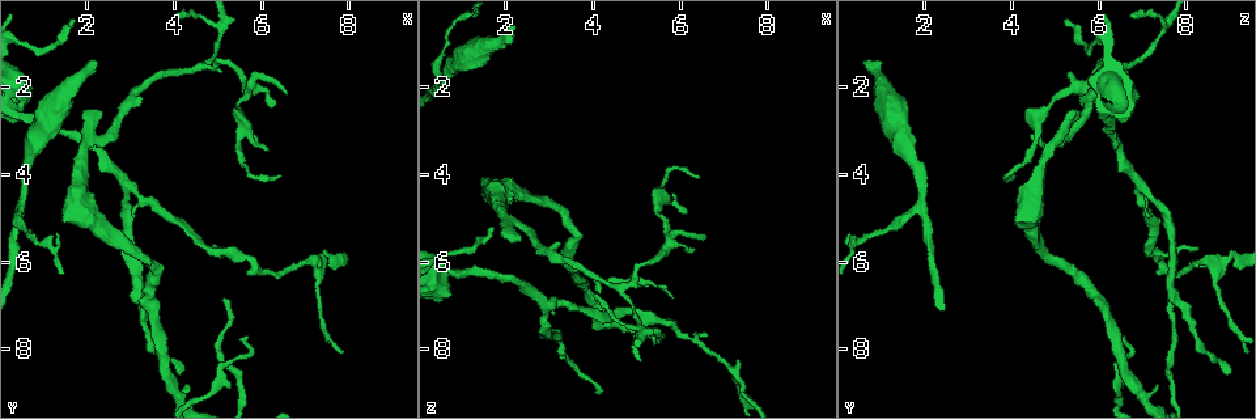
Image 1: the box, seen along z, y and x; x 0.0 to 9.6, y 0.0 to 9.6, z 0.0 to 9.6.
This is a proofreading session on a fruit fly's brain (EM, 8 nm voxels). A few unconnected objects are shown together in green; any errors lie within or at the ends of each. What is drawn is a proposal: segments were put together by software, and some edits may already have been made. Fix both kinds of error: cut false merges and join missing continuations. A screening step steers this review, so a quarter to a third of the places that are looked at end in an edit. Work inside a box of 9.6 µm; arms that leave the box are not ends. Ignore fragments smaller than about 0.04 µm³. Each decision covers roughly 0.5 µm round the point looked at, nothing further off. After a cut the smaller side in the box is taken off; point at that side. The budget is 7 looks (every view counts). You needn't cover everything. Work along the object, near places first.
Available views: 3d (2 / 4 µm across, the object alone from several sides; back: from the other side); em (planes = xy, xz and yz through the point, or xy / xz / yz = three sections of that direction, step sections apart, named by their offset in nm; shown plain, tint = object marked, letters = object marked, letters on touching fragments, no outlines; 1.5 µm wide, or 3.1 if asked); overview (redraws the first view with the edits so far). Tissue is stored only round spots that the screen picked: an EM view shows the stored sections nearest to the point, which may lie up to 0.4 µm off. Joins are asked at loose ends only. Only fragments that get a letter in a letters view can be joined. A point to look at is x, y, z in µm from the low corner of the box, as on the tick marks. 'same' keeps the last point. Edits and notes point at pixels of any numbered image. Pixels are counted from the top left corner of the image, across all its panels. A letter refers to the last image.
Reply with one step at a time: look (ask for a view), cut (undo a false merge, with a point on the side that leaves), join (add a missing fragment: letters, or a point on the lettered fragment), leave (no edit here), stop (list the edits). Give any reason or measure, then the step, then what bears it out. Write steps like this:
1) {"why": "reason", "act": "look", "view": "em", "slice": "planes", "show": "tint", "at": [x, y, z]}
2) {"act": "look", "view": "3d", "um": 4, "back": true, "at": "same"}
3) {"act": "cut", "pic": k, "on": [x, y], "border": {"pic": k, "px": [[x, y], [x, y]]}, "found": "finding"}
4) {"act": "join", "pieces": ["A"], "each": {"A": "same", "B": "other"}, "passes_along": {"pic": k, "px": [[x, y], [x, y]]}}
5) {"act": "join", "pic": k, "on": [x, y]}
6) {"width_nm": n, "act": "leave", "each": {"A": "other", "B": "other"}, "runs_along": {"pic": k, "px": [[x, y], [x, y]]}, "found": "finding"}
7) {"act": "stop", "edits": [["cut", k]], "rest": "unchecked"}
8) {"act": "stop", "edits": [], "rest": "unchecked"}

{"why": "an open end", "act": "look", "view": "em", "slice": "xz", "step": 8, "show": "letters", "at": [6.40, 4.05, 4.10]}

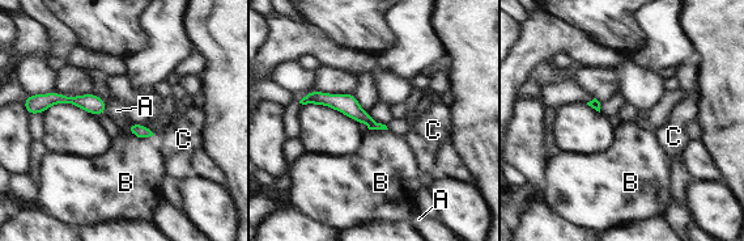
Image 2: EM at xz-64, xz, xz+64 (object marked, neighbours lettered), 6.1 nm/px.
{"act": "leave", "each": {"A": "other", "B": "other", "C": "other"}, "found": "no lettered fragment goes on from it"}

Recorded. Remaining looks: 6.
{"why": "branch stops here", "act": "look", "view": "em", "slice": "planes", "show": "plain", "at": [6.20, 2.50, 5.70]}

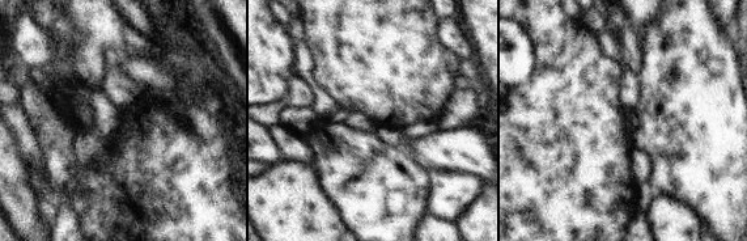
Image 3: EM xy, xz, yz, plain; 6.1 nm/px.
{"act": "look", "view": "em", "slice": "planes", "show": "letters", "at": "same"}

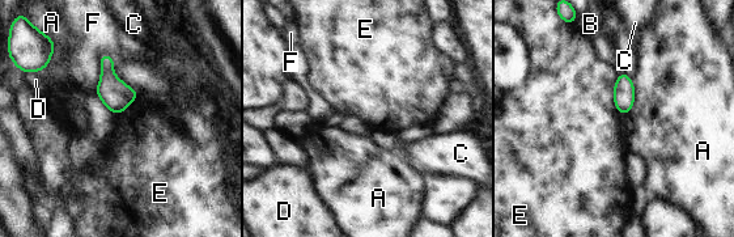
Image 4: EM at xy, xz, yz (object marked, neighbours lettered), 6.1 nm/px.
{"width_nm": 130, "longest_contact_nm": ["F", 280], "act": "leave", "each": {"A": "other", "B": "other", "C": "other", "D": "other", "E": "other", "F": "other"}, "found": "no lettered fragment goes on from it"}

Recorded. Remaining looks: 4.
{"why": "branch stops here", "act": "look", "view": "em", "slice": "xz", "step": 4, "show": "letters", "at": [2.20, 1.35, 0.65]}

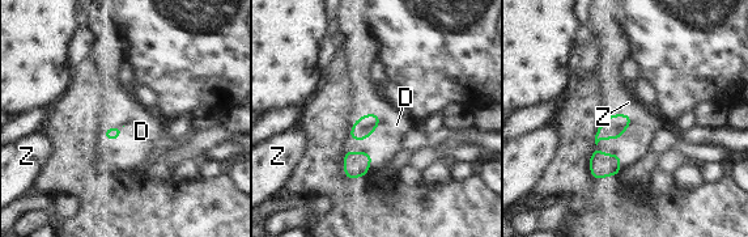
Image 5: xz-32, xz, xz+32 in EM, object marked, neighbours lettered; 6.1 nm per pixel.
{"act": "join", "pieces": ["D"], "each": {"D": "same", "Z": "other"}, "passes_along": {"pic": 5, "px": [[111, 132], [122, 130], [141, 131]]}, "found": "the neuron continues"}

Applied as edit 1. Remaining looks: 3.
{"act": "stop", "edits": [["join", 5]], "rest": "unchecked"}

